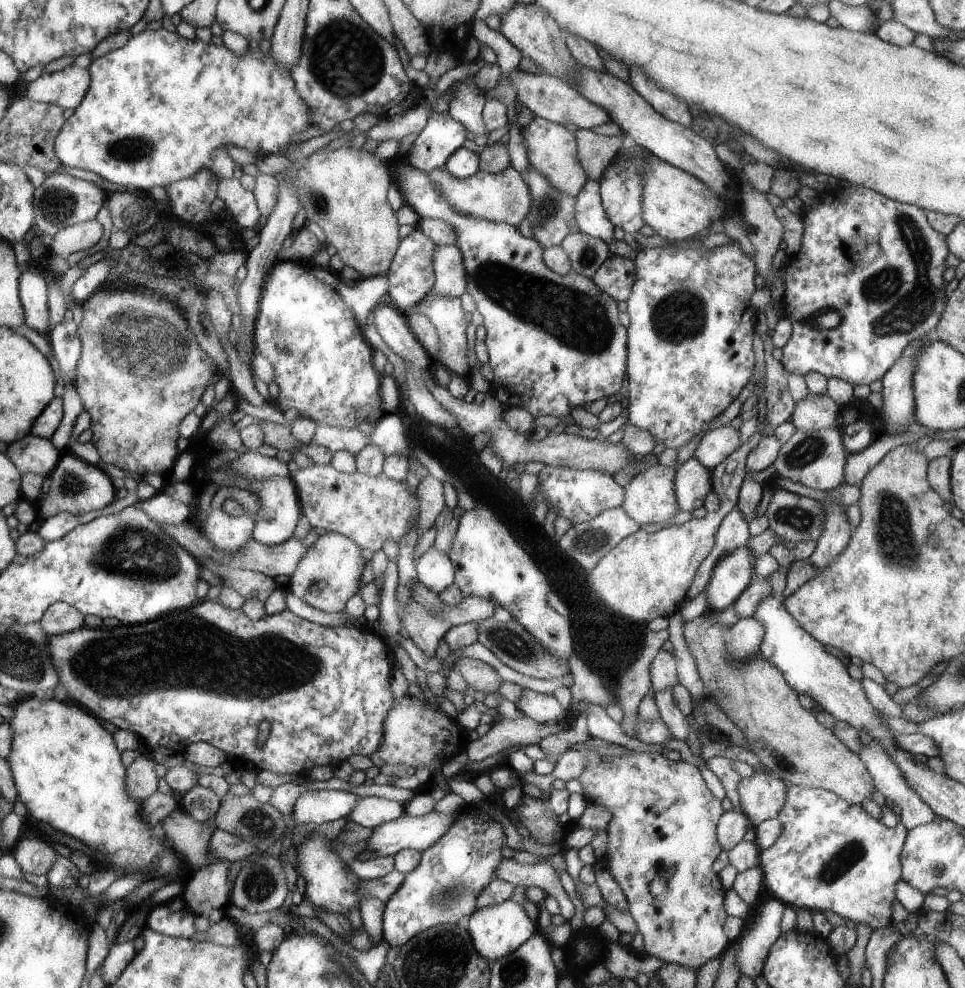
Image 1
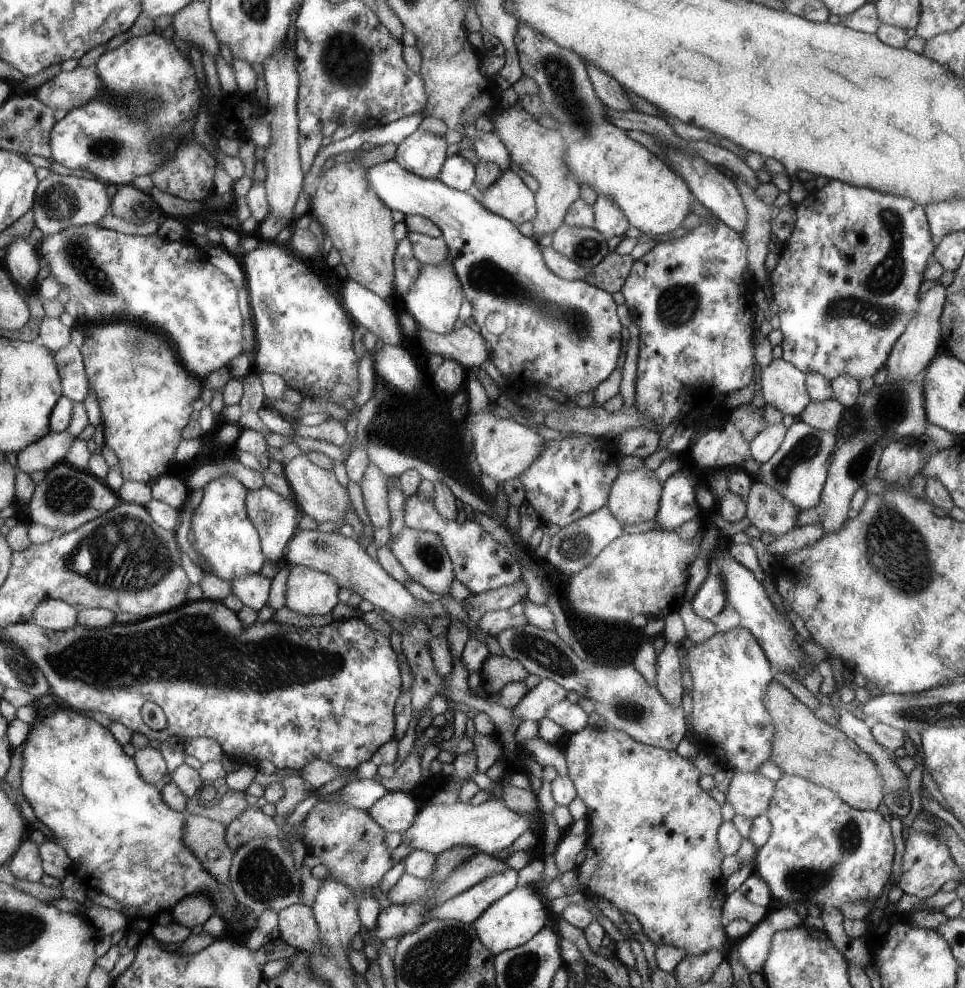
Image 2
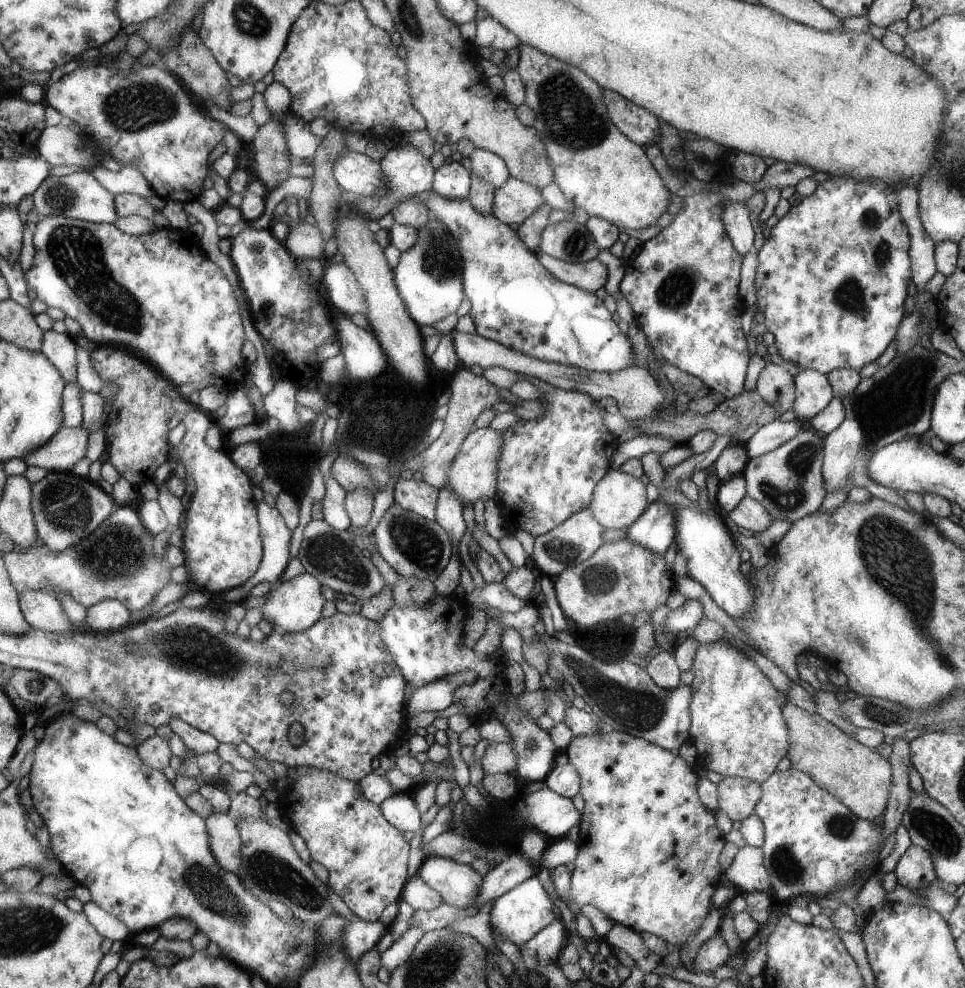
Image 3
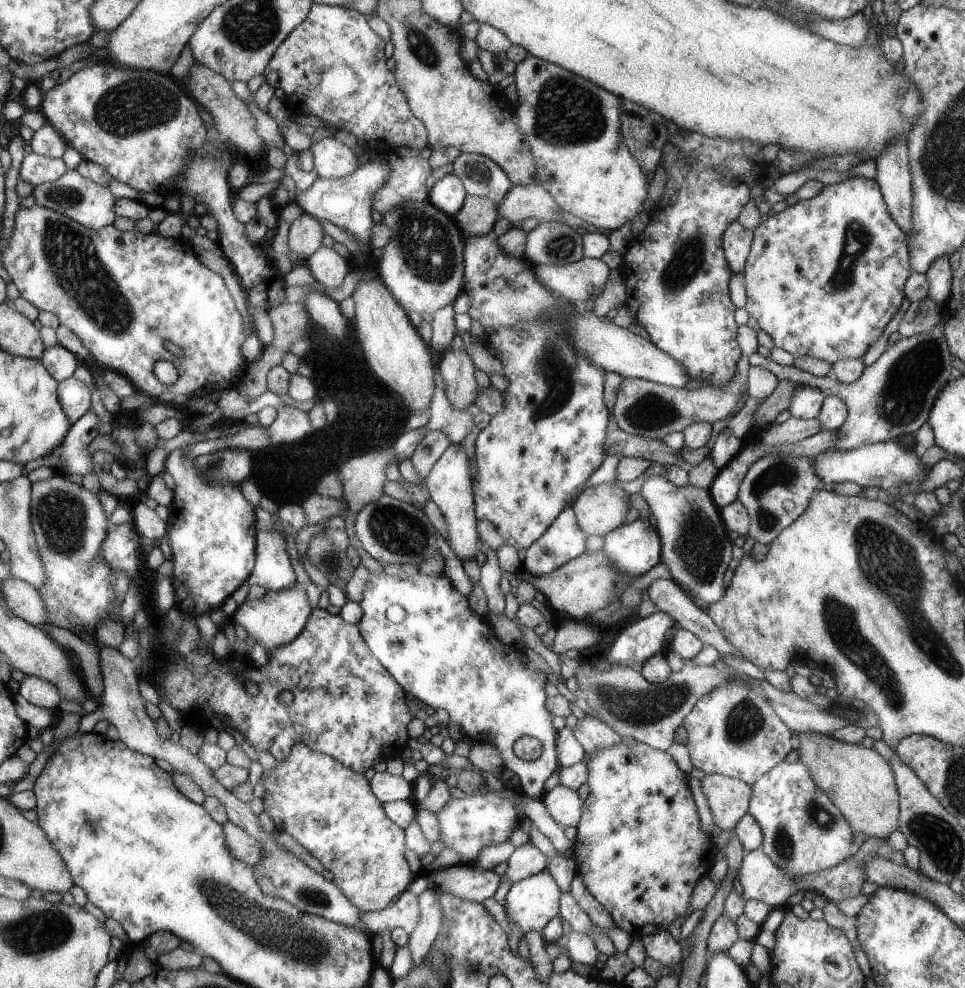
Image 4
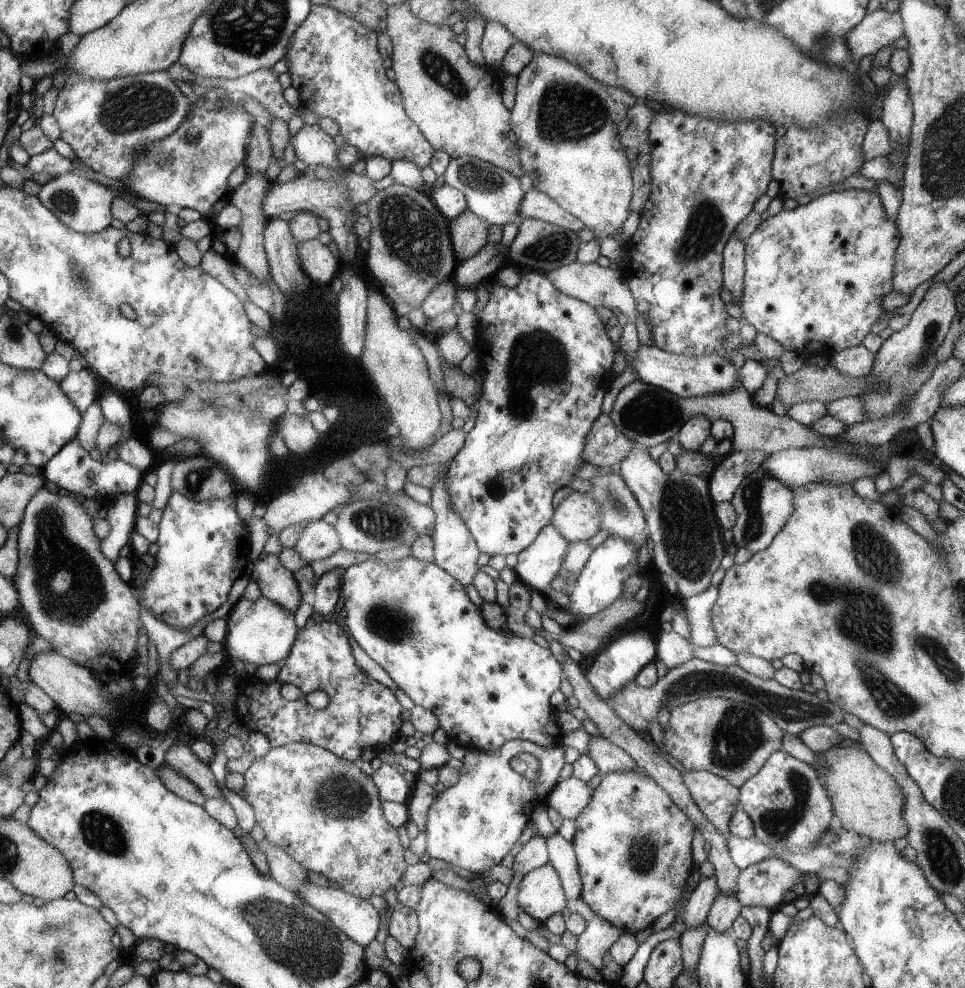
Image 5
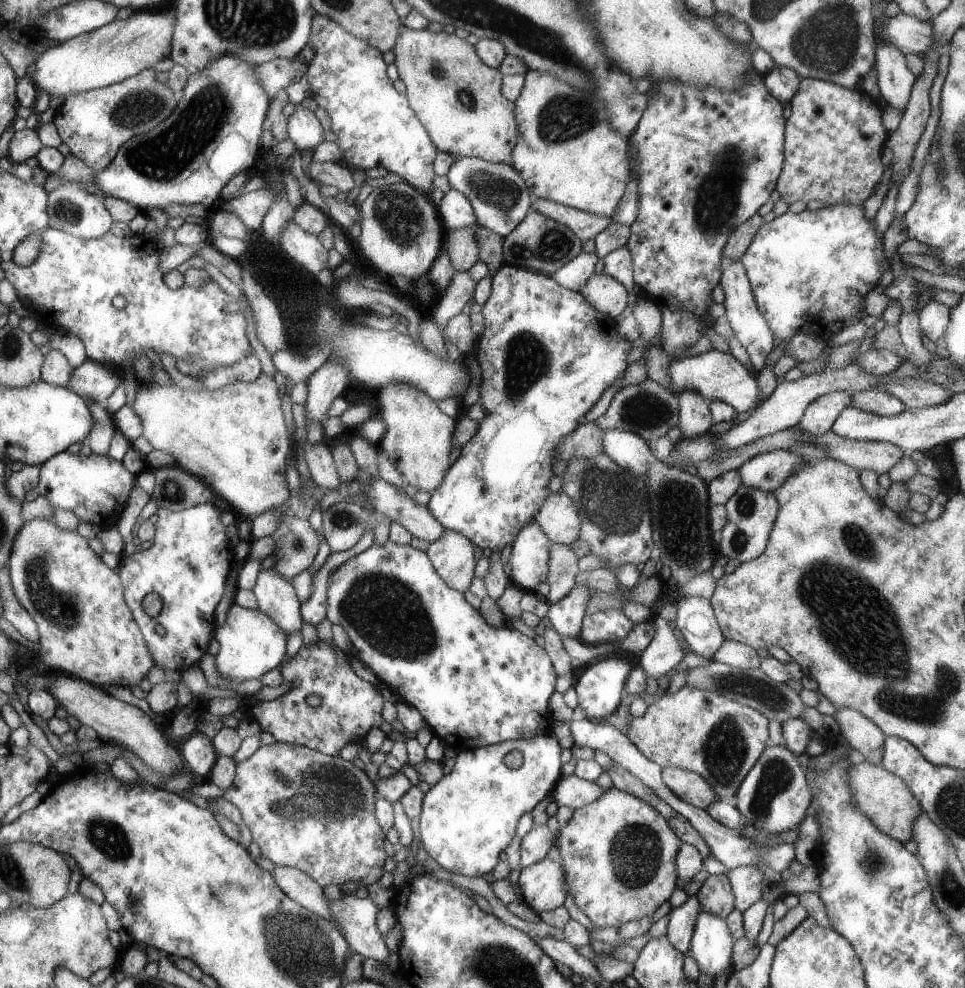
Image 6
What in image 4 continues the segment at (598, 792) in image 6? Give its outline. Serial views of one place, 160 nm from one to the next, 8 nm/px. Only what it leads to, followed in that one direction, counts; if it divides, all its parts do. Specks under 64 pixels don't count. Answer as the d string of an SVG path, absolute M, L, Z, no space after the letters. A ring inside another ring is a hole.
M557 785L554 790L545 792L542 803L557 824L576 828L582 816L584 804L576 790Z

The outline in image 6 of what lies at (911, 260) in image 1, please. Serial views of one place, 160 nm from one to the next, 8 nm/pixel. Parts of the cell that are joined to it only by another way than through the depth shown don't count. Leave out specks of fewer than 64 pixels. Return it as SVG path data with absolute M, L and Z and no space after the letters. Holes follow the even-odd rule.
M838 204L836 206L825 206L820 210L804 210L800 214L793 214L787 211L782 216L770 216L767 218L765 224L762 224L762 228L758 230L754 238L754 242L750 244L746 254L742 256L739 262L745 266L745 272L748 274L749 281L752 282L753 292L757 298L757 304L761 308L762 314L764 314L764 320L768 320L768 326L774 334L773 339L778 340L790 340L794 336L799 334L806 334L808 337L813 337L814 340L822 340L822 342L830 342L834 334L838 334L840 330L853 326L865 318L866 312L864 312L864 300L870 290L873 290L879 285L879 280L883 276L882 266L878 264L880 258L882 258L883 252L883 240L880 240L878 232L876 232L876 226L874 221L866 218L865 208L863 206L856 206L856 204Z

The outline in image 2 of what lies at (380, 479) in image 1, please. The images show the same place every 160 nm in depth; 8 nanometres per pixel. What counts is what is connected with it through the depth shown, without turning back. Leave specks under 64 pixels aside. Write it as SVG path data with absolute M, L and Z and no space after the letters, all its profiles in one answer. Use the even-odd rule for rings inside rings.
M302 454L284 462L283 475L291 488L292 498L304 515L310 516L318 524L337 521L344 524L344 517L352 506L352 499L347 487L340 484L334 471L316 466Z

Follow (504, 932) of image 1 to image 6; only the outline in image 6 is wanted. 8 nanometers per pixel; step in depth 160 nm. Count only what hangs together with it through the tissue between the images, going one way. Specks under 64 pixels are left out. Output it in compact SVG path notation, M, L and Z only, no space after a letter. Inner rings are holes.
M544 858L533 866L522 868L517 885L522 902L540 915L565 904L568 889L562 865L550 858Z

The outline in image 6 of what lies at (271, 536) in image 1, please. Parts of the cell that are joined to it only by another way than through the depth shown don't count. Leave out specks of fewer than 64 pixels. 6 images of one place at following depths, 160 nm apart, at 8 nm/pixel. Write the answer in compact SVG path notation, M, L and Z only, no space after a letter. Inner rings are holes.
M274 569L261 570L251 590L256 596L257 609L272 617L286 636L302 630L301 603L292 582L280 578Z

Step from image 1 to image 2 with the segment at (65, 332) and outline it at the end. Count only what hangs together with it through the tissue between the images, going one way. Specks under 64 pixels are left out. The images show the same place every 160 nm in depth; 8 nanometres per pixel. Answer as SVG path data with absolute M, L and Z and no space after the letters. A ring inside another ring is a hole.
M71 340L53 353L53 356L57 361L57 368L60 370L64 396L70 397L70 400L74 402L83 403L90 388L79 346L76 346Z

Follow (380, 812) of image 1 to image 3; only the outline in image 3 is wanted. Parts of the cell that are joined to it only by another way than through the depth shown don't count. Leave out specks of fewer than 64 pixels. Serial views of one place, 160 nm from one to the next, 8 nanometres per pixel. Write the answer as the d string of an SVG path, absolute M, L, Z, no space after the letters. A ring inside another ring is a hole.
M398 791L385 798L379 805L384 818L399 832L414 832L419 838L422 836L420 829L420 810L416 807L412 793Z

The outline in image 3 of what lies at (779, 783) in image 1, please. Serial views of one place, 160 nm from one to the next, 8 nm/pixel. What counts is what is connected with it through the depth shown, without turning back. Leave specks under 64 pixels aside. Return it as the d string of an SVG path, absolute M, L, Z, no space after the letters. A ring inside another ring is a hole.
M724 777L717 784L720 809L732 820L743 821L755 814L763 790L761 783L742 777Z

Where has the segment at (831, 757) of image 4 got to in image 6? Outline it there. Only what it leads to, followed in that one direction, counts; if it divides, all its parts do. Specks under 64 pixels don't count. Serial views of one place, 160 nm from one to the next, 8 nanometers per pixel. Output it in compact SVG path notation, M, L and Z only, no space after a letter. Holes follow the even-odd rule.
M861 759L854 761L850 768L848 786L852 790L852 796L858 804L858 808L874 822L878 830L882 830L884 834L902 844L913 839L914 823L918 820L918 816L922 816L923 811L918 803L918 798L912 794L900 778L880 766L874 766Z

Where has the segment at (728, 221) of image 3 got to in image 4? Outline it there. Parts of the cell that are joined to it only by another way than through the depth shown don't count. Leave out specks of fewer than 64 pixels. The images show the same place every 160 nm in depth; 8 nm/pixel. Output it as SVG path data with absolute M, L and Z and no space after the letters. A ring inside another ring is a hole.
M738 221L731 223L725 229L724 248L725 258L732 267L734 274L745 271L749 253L752 251L753 232L746 229Z

